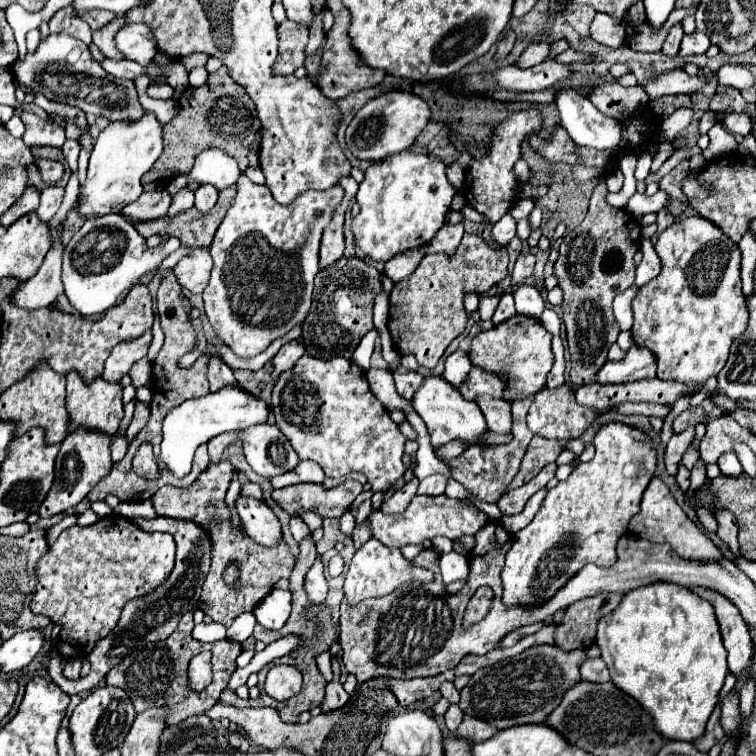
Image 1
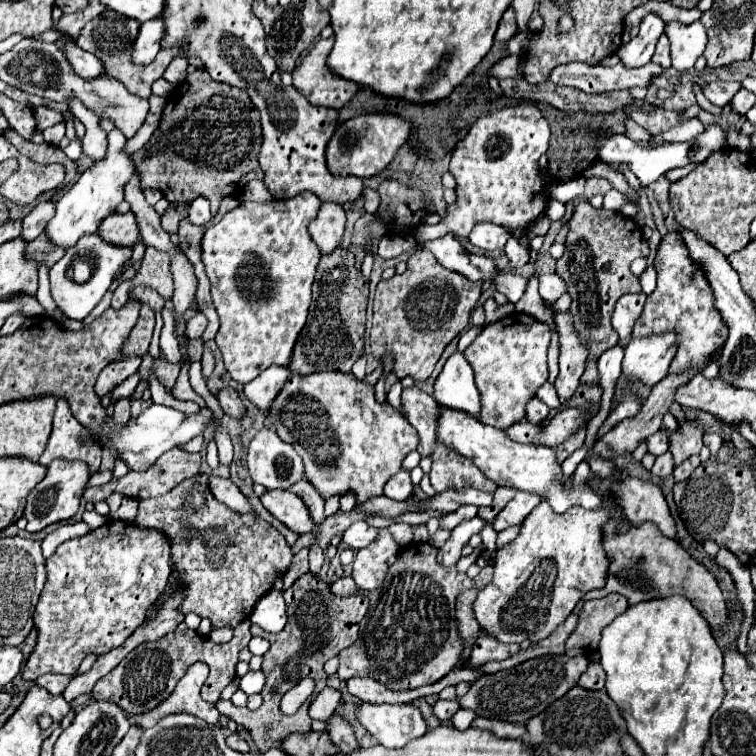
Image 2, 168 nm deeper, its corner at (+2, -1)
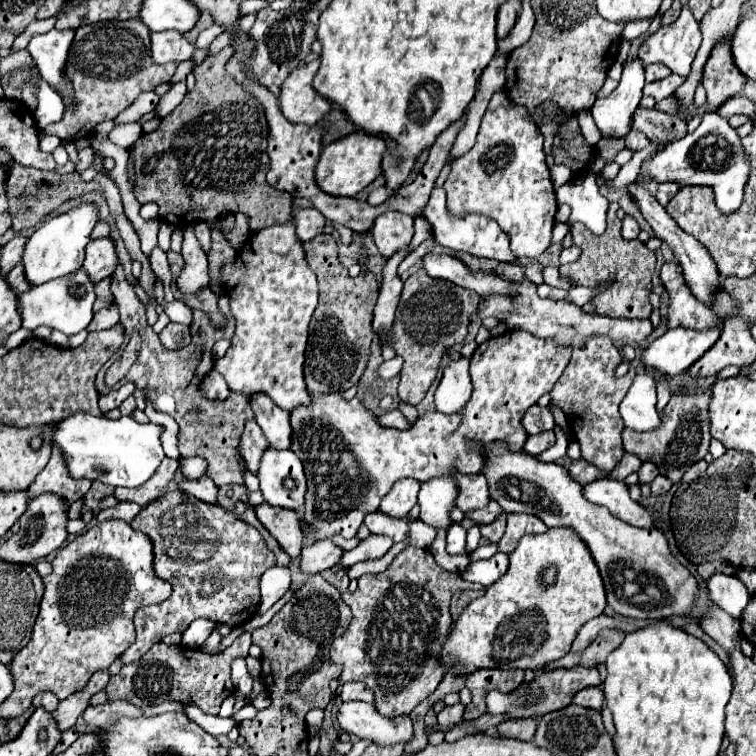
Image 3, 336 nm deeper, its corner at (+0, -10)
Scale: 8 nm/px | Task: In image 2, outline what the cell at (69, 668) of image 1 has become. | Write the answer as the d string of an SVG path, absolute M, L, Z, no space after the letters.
M44 674L36 680L36 684L46 688L50 694L62 694L70 680L72 680L72 676L66 676L66 674Z

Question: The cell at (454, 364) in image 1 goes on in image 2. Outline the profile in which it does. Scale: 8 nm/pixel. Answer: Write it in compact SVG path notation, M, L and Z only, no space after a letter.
M454 352L434 384L434 398L440 406L478 416L482 410L480 392L474 384L474 370L462 352Z

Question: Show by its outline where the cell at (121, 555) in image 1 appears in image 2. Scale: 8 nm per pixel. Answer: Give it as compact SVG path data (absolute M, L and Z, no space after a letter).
M110 520L80 538L62 542L46 560L46 584L34 612L34 624L38 626L38 644L26 662L24 680L34 682L48 672L74 676L80 662L88 654L106 654L112 648L120 646L138 628L138 624L142 624L148 608L166 588L170 572L170 540L162 532L140 528L134 522Z

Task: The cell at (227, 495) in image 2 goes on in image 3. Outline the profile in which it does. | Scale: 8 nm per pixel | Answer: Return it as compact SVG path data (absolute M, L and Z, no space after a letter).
M204 475L200 479L184 479L182 483L178 483L178 489L184 493L184 495L192 495L196 499L202 499L206 503L216 503L216 491L218 487L214 485L214 481Z

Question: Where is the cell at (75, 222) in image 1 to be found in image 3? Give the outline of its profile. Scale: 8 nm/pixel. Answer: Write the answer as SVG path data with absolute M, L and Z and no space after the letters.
M20 263L6 275L6 281L10 285L10 289L14 293L20 293L20 291L28 291L28 281L24 279L24 269L20 267Z

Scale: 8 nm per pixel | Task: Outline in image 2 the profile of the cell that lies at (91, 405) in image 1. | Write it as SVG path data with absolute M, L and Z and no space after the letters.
M58 398L54 430L44 454L40 456L40 464L48 466L54 458L82 460L94 472L98 472L102 460L102 446L92 438L90 430L86 430L86 426L76 420L66 398Z

